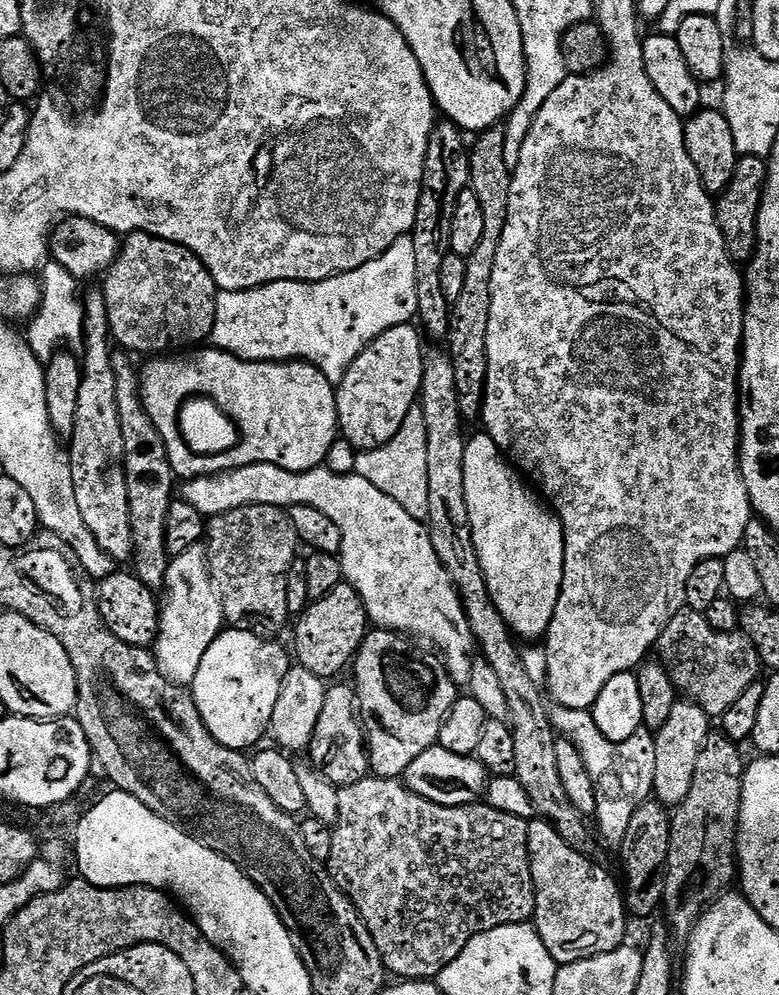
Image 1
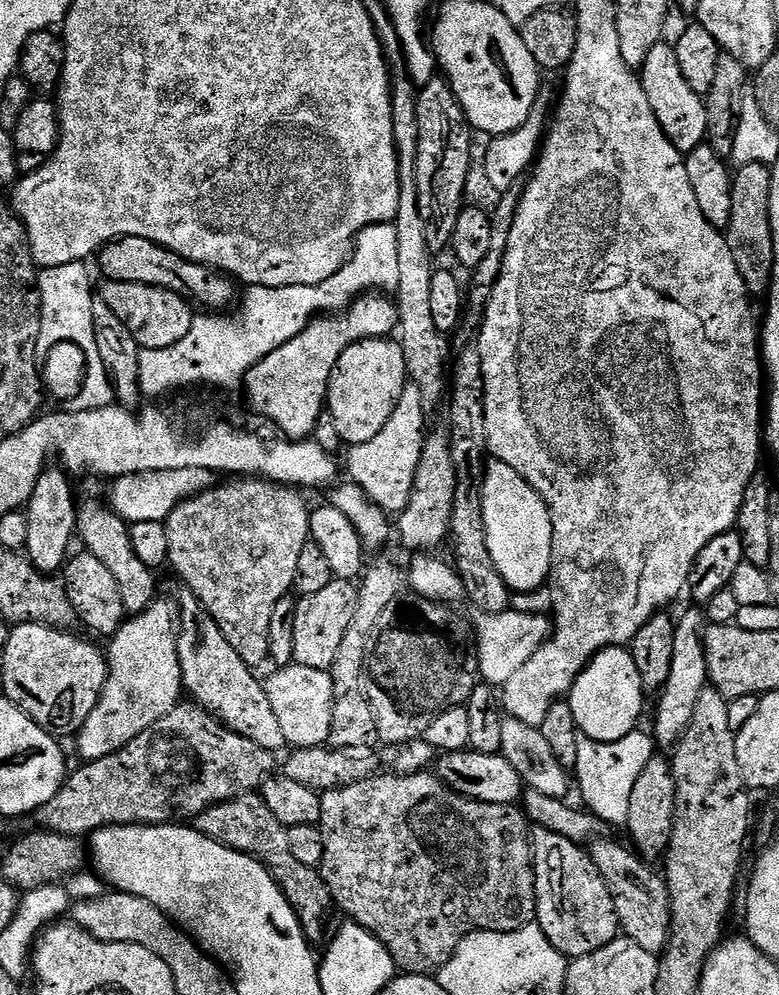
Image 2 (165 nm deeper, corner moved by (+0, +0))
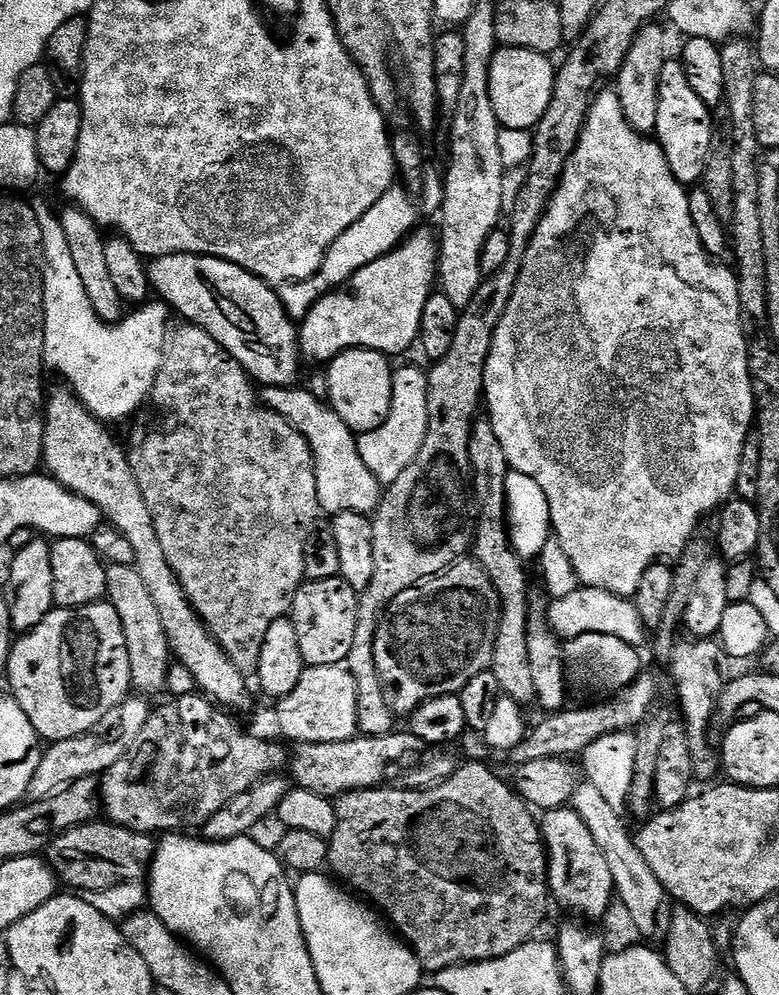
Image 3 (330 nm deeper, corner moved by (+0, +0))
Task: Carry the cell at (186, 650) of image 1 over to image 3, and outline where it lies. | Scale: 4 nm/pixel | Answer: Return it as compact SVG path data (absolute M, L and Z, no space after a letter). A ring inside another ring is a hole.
M129 698L115 712L102 718L100 725L85 736L49 743L28 787L28 796L32 800L57 796L69 784L87 776L99 777L107 772L110 766L114 766L114 762L118 762L128 753L130 746L134 746L134 738L142 734L142 726L146 726L150 715L148 704L149 701L144 698Z

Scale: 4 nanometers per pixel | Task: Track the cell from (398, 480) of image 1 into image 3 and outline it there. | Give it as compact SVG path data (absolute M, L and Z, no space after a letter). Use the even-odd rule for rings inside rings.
M397 367L392 374L392 401L390 402L390 414L378 430L370 430L357 435L356 445L358 454L362 454L362 462L366 462L366 468L374 478L378 478L381 486L393 484L418 458L418 450L422 450L422 442L426 438L426 426L428 425L428 373L420 368Z

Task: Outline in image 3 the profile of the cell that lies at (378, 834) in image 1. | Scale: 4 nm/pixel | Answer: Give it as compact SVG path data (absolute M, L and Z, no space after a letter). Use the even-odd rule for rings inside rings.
M461 763L450 778L436 784L433 788L405 788L403 786L381 786L363 788L357 792L345 792L335 801L336 825L334 834L328 841L328 863L331 873L373 905L389 920L405 944L409 945L425 973L435 974L452 965L472 963L474 961L493 960L504 957L518 946L528 943L537 933L543 922L548 904L550 889L548 886L547 851L543 844L543 835L539 823L533 818L530 805L520 797L511 783L495 776L484 764Z

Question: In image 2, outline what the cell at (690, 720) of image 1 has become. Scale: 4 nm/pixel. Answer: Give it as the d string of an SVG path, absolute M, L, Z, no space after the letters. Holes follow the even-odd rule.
M692 606L692 609L684 617L679 617L676 620L674 662L670 662L670 678L666 678L666 686L659 693L660 705L656 708L654 739L657 745L676 746L679 744L694 718L694 708L698 706L698 698L701 697L702 690L709 687L706 650L704 649L705 627L705 613L696 606Z

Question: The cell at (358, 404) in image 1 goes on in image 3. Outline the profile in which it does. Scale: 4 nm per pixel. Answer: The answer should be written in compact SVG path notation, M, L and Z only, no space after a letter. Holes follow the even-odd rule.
M351 348L338 354L327 365L326 375L329 380L329 398L327 403L346 422L351 432L357 434L378 430L390 414L392 401L392 374L394 364L383 352L369 348Z

